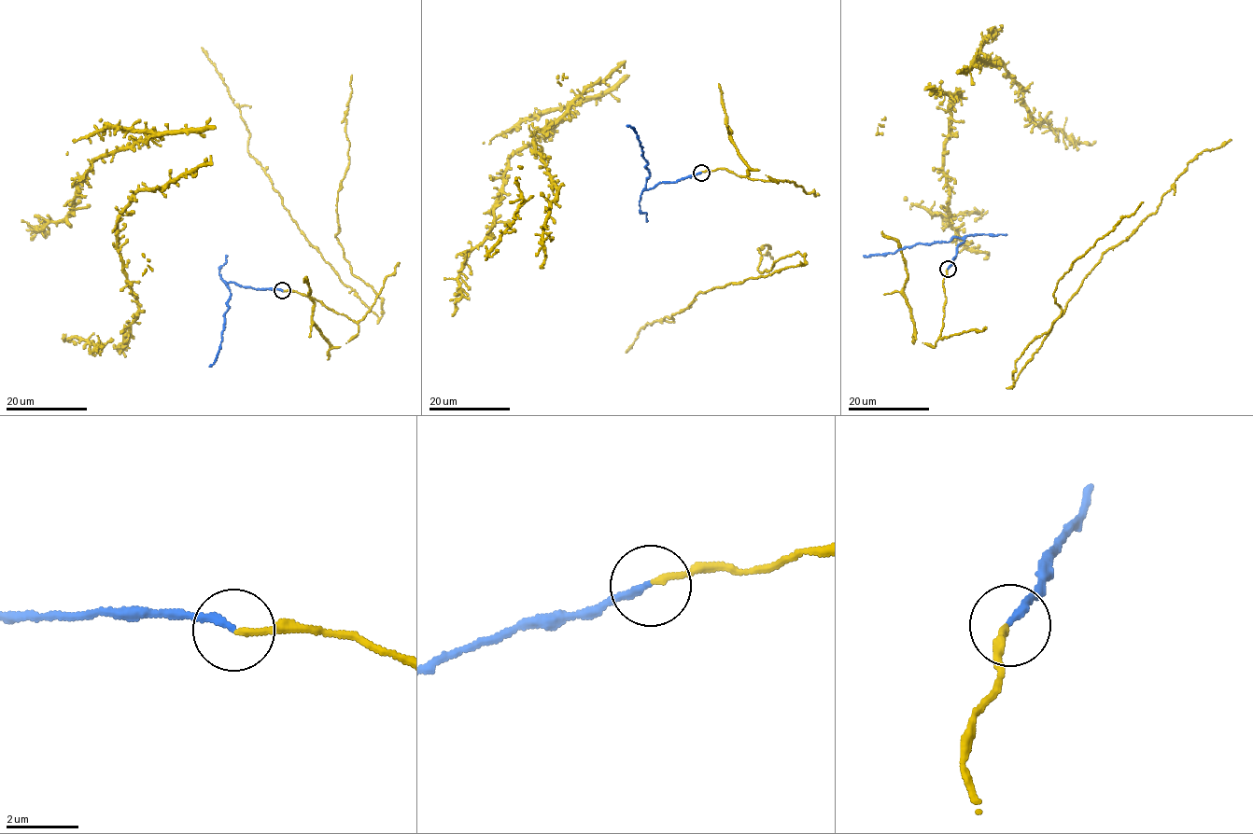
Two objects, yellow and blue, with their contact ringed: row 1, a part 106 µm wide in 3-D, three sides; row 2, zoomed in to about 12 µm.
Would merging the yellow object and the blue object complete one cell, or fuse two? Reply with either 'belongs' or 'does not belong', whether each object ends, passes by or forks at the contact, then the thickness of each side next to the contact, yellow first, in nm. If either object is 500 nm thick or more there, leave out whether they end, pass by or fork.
does not belong | yellow ends | blue ends | 180/200 nm

